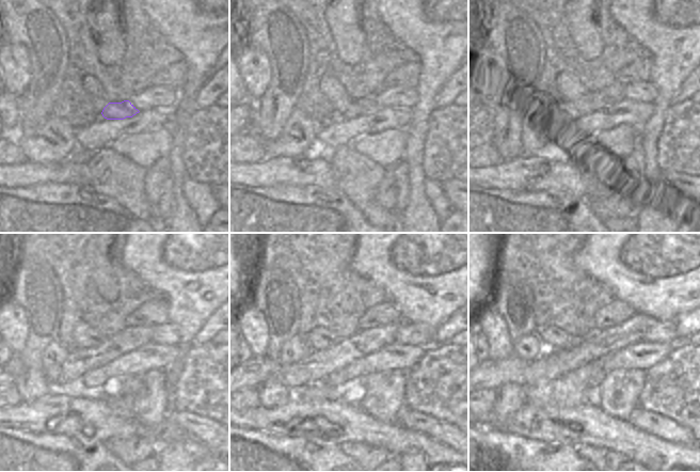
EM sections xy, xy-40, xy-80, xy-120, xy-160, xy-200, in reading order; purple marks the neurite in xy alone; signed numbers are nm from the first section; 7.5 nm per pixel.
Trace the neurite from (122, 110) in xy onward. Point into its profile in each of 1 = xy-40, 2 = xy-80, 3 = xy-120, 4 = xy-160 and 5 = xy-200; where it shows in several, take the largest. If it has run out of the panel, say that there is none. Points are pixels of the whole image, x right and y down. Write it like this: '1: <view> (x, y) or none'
1: xy-40 (344, 105)
2: xy-80 (570, 97)
3: xy-120 (84, 336)
4: xy-160 (320, 339)
5: xy-200 (552, 337)

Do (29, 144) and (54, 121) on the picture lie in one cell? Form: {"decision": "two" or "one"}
{"decision": "one"}

